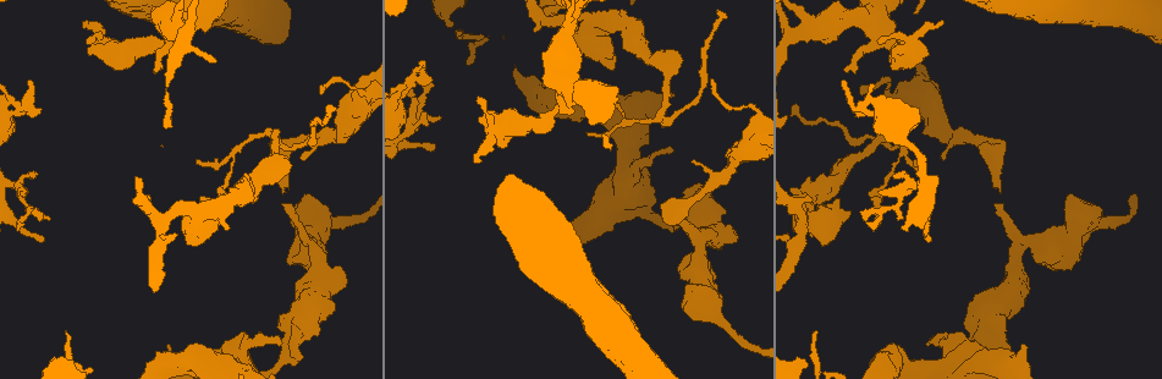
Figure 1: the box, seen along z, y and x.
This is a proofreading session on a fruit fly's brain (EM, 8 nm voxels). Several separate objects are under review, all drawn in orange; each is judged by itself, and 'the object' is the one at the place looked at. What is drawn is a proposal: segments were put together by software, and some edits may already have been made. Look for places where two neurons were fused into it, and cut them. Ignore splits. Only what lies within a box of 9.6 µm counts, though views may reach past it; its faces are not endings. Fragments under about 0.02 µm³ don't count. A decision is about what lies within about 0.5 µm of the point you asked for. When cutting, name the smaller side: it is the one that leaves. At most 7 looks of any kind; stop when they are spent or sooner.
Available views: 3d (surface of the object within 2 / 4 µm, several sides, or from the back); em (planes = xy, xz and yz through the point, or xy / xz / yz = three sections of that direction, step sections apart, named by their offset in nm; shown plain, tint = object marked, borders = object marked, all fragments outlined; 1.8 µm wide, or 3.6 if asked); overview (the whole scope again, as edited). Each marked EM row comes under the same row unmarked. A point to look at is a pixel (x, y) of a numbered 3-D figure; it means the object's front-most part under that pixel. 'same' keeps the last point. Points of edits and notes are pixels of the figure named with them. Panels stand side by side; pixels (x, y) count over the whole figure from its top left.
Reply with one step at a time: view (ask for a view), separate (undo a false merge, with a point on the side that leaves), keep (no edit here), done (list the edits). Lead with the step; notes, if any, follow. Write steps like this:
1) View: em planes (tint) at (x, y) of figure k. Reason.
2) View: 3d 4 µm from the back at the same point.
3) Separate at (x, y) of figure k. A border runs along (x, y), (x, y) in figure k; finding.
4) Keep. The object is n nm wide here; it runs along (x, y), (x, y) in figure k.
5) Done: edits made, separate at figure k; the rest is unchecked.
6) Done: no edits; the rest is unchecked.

View: em 3.6 µm planes (tint) at (794, 31) of figure 1. Two arms at a narrow angle.

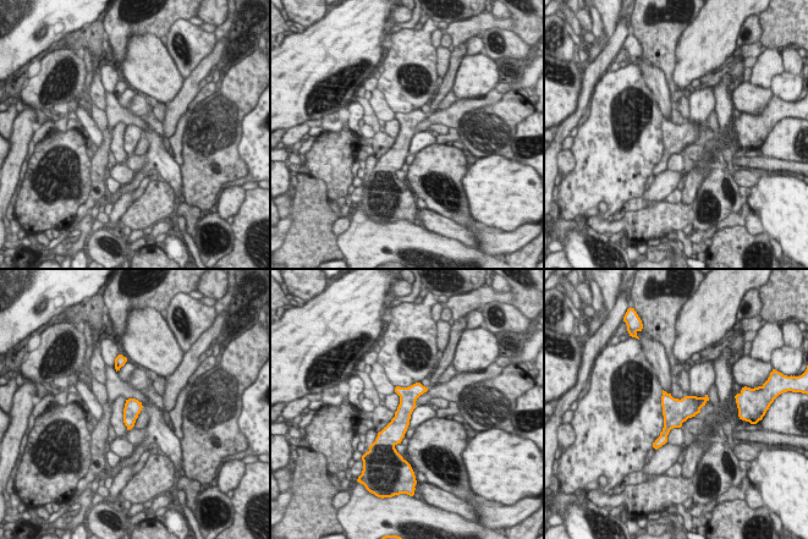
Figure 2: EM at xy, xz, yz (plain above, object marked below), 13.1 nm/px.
Keep. It runs along (418, 386), (407, 397), (396, 439) in figure 2; one neuron here.

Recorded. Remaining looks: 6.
View: 3d 2 µm at (272, 137) of figure 1. Branch point.

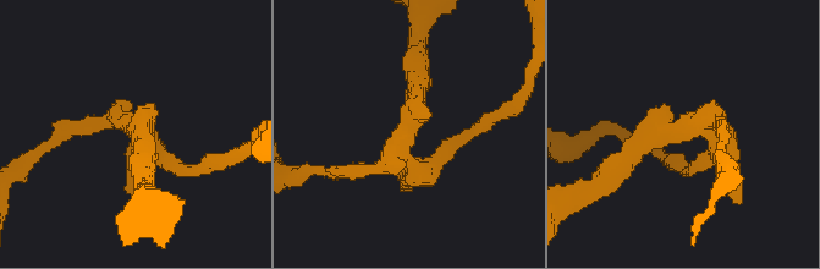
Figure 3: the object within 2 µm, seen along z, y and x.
View: em yz step 4 (borders) at (404, 152) of figure 3. 3 arms meet here.

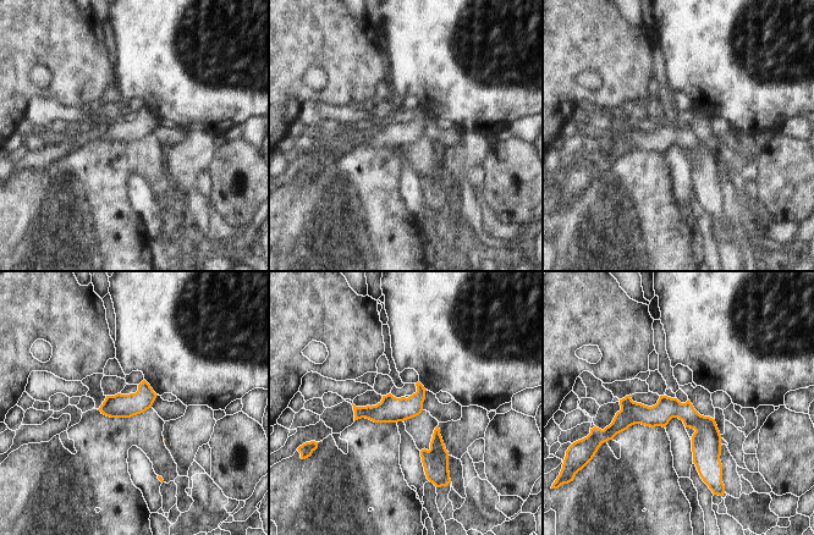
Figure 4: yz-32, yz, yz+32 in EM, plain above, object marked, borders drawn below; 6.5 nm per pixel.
Keep. It runs along (610, 430), (685, 412), (719, 469) in figure 4; continuous, no second neuron.

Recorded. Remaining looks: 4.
View: em 3.6 µm planes (tint) at (594, 21) of figure 1. Four-way junction.

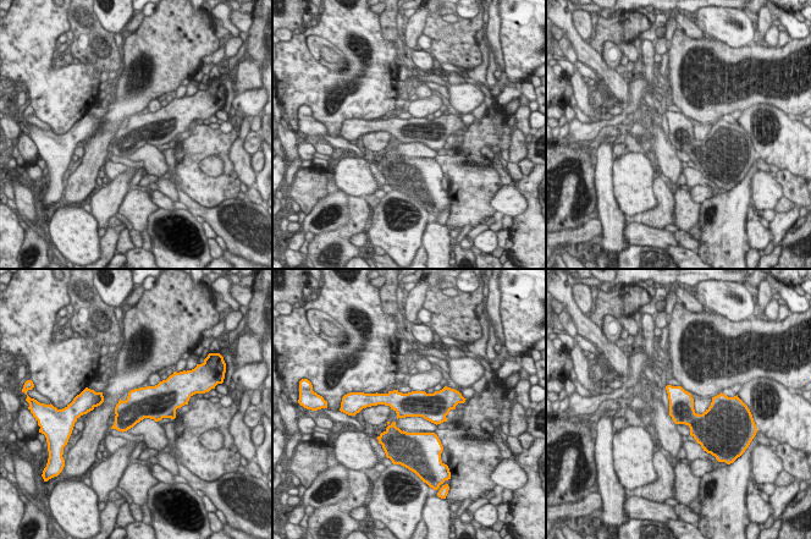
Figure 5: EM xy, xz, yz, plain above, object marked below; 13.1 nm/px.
Keep. All the same neuron.

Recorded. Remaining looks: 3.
Done: no edits; the rest is unchecked.

